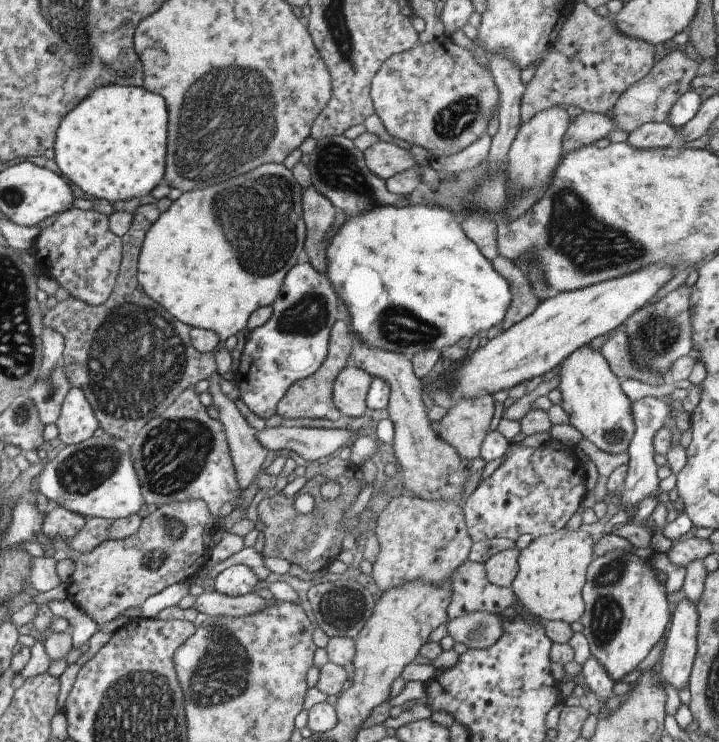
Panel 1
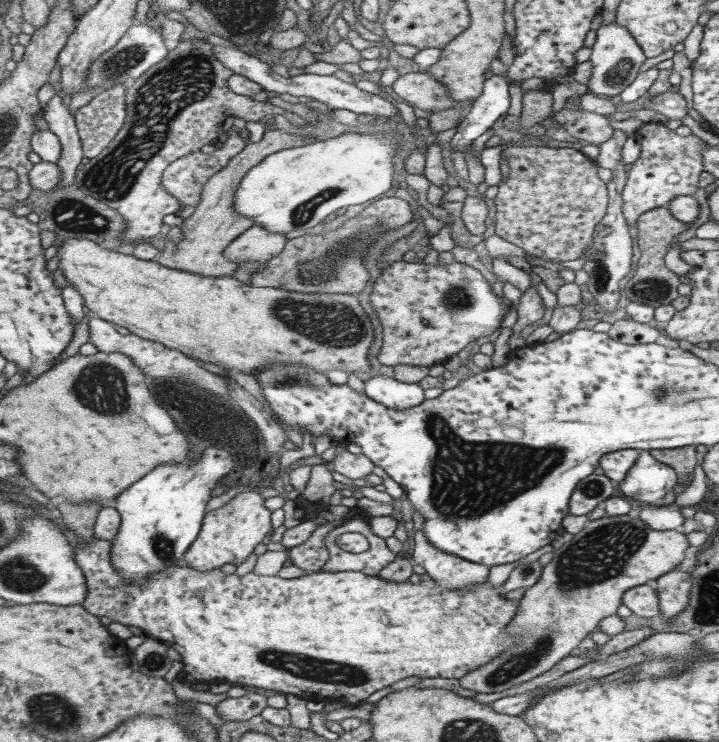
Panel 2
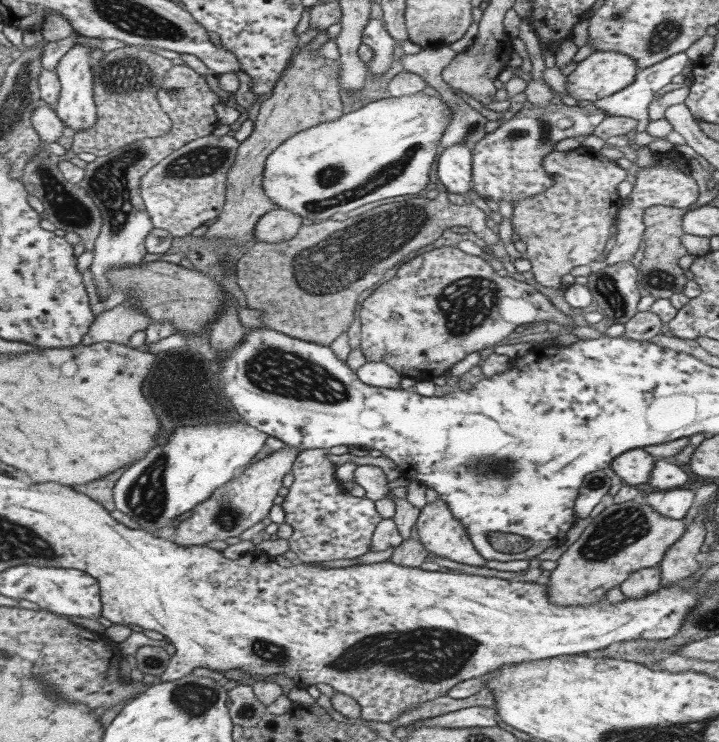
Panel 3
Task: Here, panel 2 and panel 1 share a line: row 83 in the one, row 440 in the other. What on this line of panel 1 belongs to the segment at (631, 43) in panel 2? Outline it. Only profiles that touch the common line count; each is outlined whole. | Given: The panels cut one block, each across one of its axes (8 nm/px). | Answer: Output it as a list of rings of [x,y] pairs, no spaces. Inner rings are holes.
[[[584,344],[560,364],[558,376],[558,389],[562,394],[561,405],[570,418],[570,424],[602,452],[626,452],[634,436],[631,401],[620,387],[622,380],[610,370],[602,350]]]

